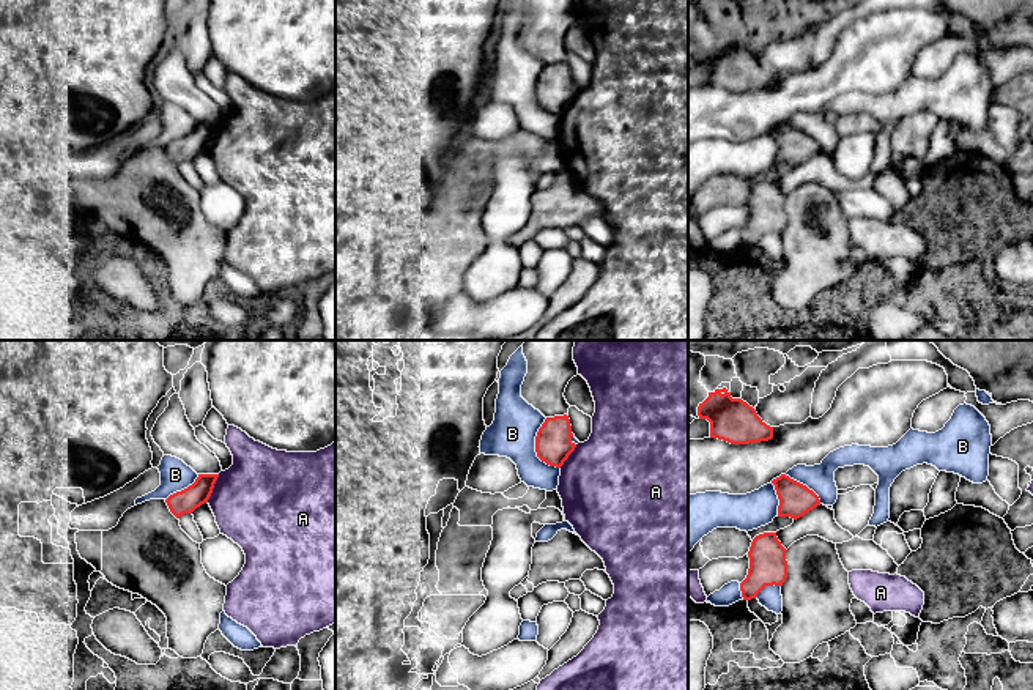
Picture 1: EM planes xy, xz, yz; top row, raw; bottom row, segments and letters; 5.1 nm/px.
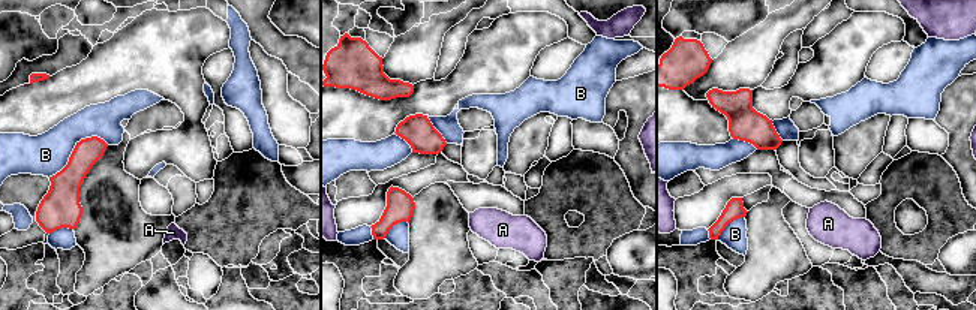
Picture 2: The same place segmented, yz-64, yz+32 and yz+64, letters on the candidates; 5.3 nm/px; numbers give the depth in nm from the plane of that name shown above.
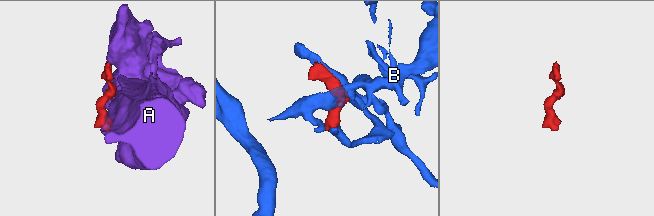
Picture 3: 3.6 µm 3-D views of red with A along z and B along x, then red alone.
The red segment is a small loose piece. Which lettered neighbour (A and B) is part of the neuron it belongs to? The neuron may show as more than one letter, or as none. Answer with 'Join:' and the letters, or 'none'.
Join: none

